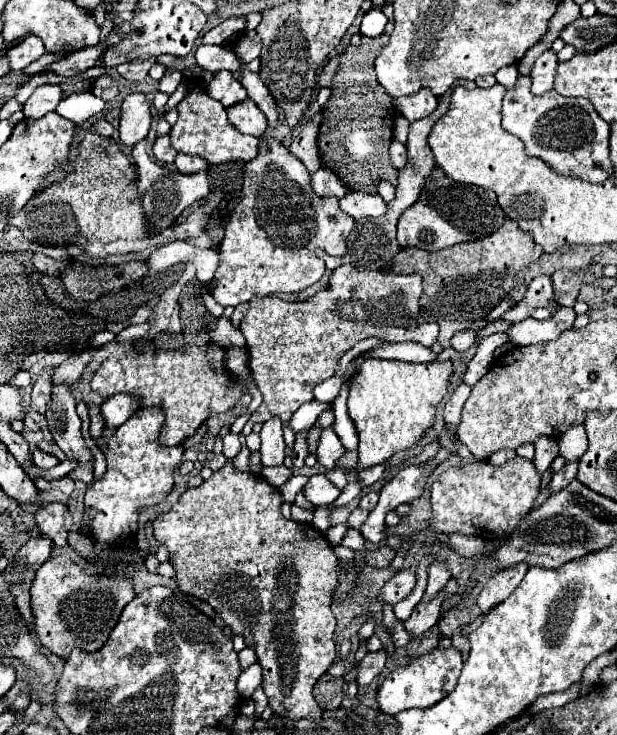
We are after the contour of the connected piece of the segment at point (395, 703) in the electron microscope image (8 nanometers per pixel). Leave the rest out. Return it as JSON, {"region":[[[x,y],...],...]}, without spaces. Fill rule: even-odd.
{"region":[[[454,647],[448,649],[432,649],[430,653],[414,659],[408,665],[398,665],[390,671],[390,675],[386,675],[386,679],[382,681],[376,699],[380,705],[380,711],[386,715],[396,715],[400,711],[406,709],[414,709],[414,707],[432,707],[438,701],[442,701],[446,695],[450,695],[458,683],[458,677],[462,673],[462,653]]]}

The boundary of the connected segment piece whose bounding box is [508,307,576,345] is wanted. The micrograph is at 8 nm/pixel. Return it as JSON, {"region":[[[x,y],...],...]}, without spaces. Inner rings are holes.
{"region":[[[560,307],[554,317],[546,319],[546,321],[538,321],[538,319],[524,319],[514,323],[508,329],[508,337],[512,343],[516,345],[534,345],[534,343],[546,343],[556,339],[562,331],[570,329],[570,325],[574,323],[576,313],[574,309],[568,307]]]}

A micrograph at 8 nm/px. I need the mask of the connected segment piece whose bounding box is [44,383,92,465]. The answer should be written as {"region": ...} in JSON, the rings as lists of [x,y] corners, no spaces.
{"region":[[[60,383],[52,387],[52,399],[44,417],[48,421],[48,429],[54,441],[66,453],[66,457],[76,457],[80,465],[92,459],[92,453],[80,433],[82,421],[76,413],[76,399],[72,395],[70,383]]]}

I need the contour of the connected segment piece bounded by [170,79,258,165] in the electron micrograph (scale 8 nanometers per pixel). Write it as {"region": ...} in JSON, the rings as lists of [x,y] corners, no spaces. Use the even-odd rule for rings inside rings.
{"region":[[[186,79],[186,95],[178,103],[178,121],[170,129],[170,141],[172,147],[178,153],[186,155],[198,155],[206,159],[210,165],[220,165],[220,163],[230,163],[230,161],[252,161],[258,153],[258,139],[252,135],[240,133],[234,125],[228,121],[226,107],[220,105],[220,101],[208,97],[206,87],[202,85],[200,79]]]}

